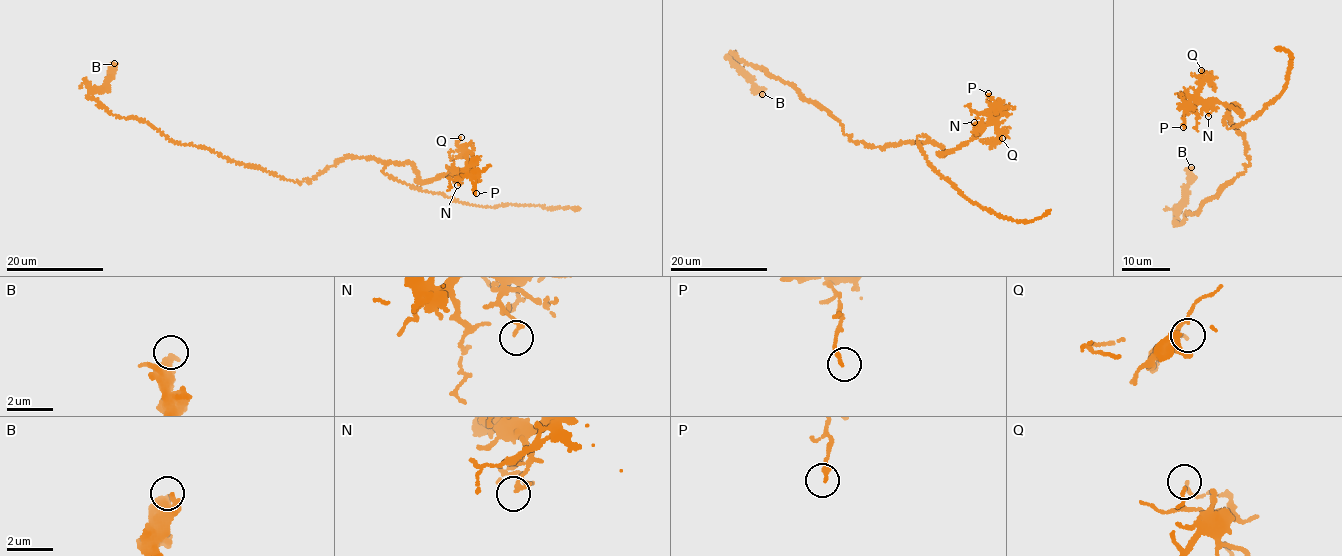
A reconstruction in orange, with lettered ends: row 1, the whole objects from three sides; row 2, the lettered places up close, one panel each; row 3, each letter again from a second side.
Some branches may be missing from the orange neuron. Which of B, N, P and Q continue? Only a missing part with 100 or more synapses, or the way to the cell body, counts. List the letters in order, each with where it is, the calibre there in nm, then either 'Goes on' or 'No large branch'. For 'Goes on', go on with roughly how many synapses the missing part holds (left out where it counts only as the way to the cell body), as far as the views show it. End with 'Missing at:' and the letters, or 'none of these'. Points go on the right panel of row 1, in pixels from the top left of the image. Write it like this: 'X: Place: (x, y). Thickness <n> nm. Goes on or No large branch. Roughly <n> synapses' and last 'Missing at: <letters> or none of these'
B: Place: (1191, 167). Thickness 480 nm. No large branch
N: Place: (1208, 116). Thickness 180 nm. No large branch
P: Place: (1183, 127). Thickness 150 nm. No large branch
Q: Place: (1201, 70). Thickness 130 nm. No large branch
Missing at: none of these

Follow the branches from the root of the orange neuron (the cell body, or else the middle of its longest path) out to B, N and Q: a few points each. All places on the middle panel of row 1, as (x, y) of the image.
B: (861, 142), (844, 135), (835, 117), (802, 98), (795, 87), (731, 54), (728, 57), (762, 94)
N: (861, 142), (883, 147), (933, 141), (944, 150), (942, 154), (975, 138), (981, 127), (974, 122)
Q: (861, 142), (883, 147), (933, 141), (942, 154), (992, 122), (998, 131), (994, 145), (1002, 138)

